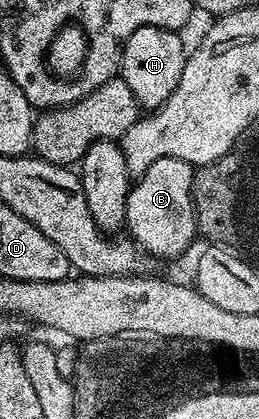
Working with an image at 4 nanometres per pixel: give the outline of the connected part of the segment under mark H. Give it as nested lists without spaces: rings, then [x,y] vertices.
[[[138,26],[126,37],[122,48],[120,77],[134,93],[139,107],[157,107],[178,87],[188,57],[187,47],[182,47],[182,36],[173,30],[165,30],[163,26]]]

